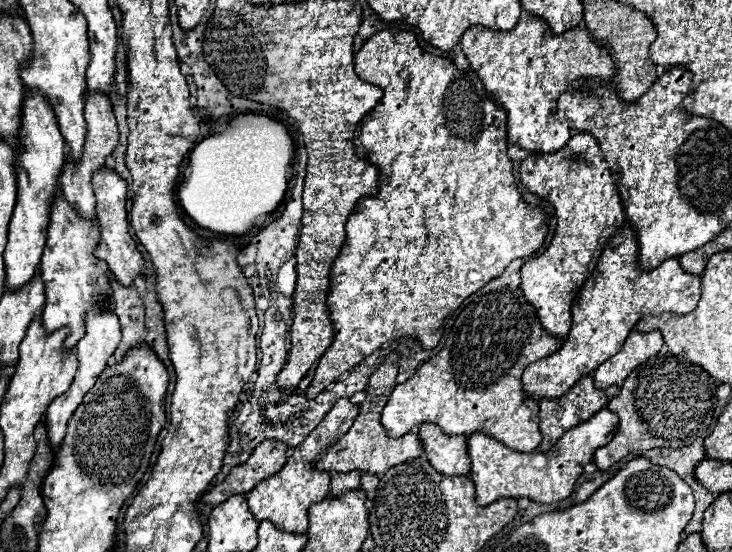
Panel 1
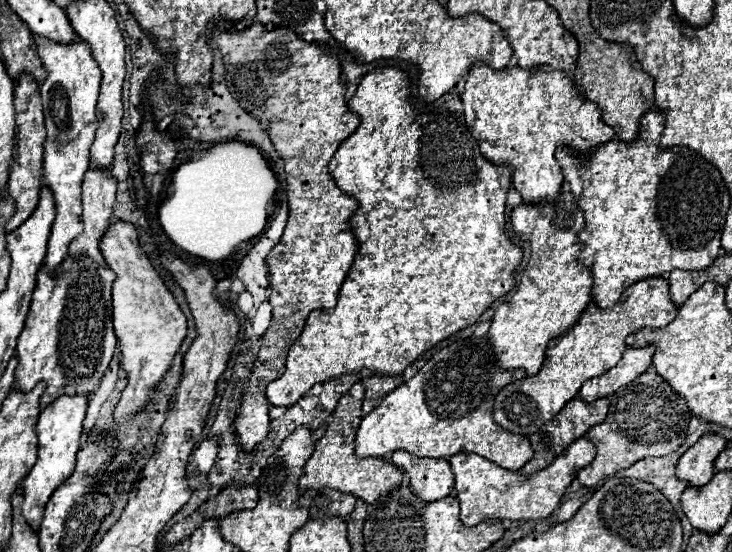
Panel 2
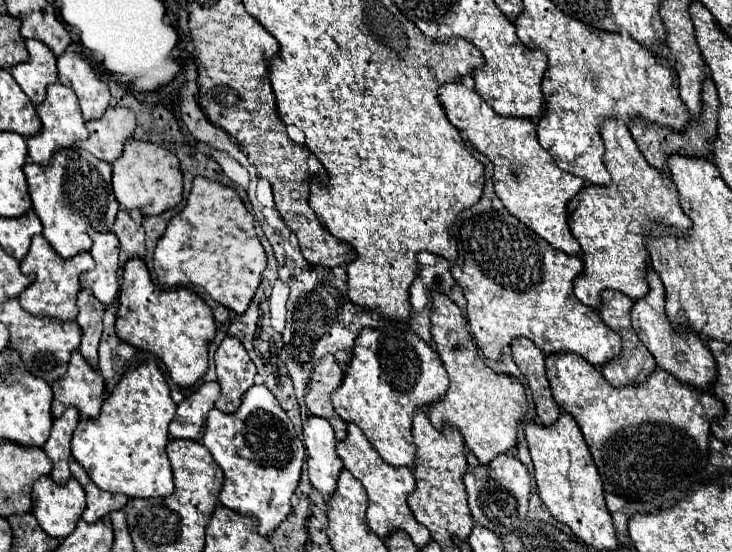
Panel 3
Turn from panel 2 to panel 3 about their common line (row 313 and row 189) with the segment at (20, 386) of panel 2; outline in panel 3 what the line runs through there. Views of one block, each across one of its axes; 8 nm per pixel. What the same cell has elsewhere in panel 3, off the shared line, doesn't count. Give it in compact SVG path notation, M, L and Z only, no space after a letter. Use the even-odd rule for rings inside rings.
M72 146L58 150L46 166L26 164L24 174L28 180L32 208L44 226L42 234L64 260L70 260L76 254L90 250L90 228L98 232L112 230L120 206L112 196L112 166L108 162L102 162L90 156L90 152L82 152L80 148Z

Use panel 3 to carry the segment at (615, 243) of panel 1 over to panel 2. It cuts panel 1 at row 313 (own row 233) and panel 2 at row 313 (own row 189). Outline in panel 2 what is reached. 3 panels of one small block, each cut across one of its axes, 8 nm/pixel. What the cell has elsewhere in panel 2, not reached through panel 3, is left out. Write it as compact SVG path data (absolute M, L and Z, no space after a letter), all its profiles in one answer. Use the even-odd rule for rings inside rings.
M660 276L632 284L610 310L600 310L594 302L590 302L574 328L548 344L544 364L536 376L520 378L500 390L494 400L494 422L512 434L534 434L540 426L550 422L566 406L566 402L576 398L586 380L606 374L606 370L620 362L626 350L628 334L648 326L664 328L672 318L676 318L676 310L678 308L670 302L668 282Z

